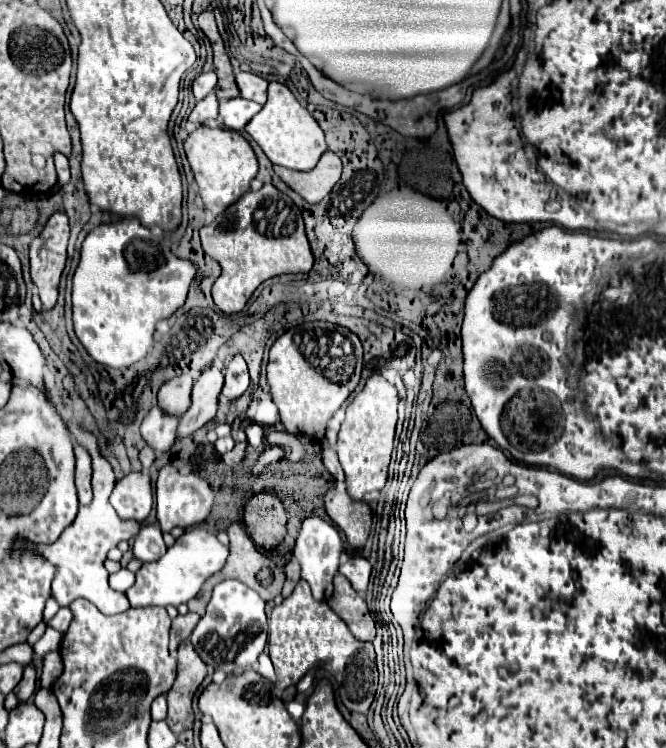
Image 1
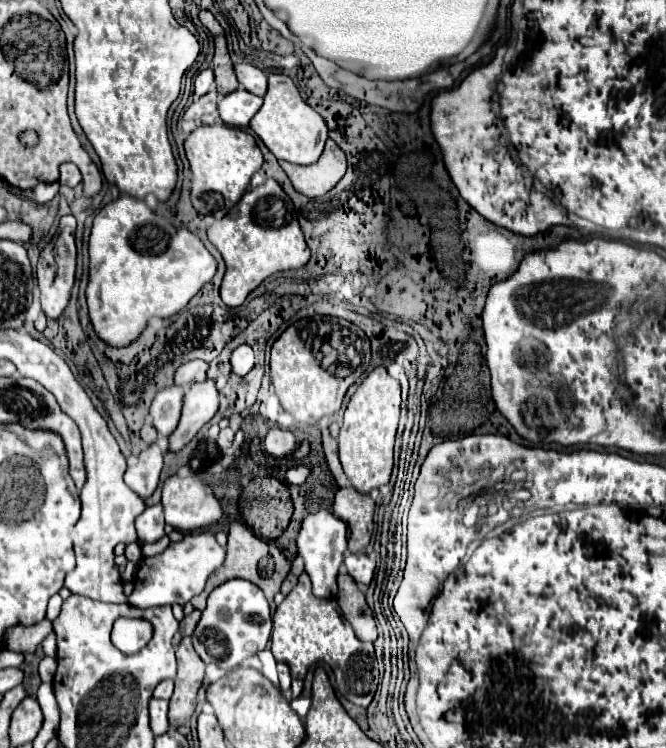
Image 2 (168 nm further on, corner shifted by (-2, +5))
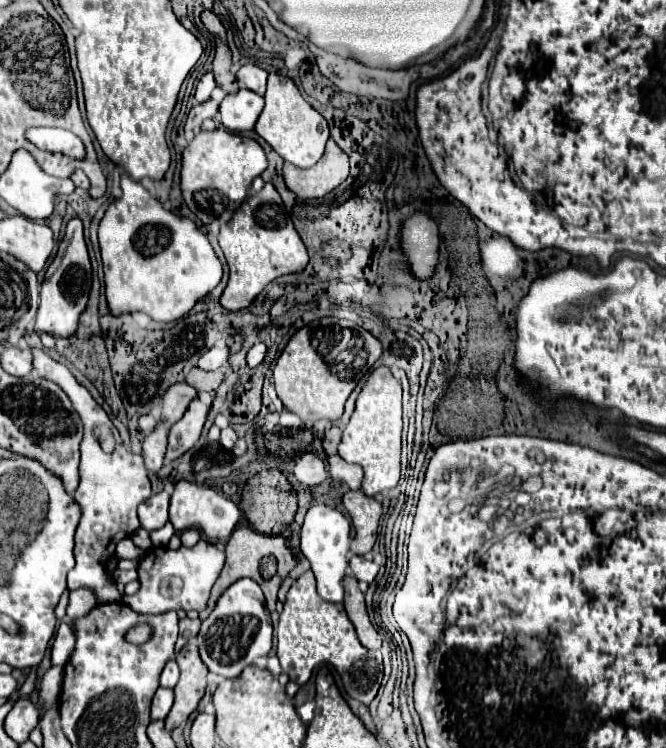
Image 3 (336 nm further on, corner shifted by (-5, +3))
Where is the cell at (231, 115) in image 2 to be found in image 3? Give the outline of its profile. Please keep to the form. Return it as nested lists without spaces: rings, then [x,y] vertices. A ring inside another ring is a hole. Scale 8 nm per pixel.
[[[241,88],[237,94],[225,96],[219,106],[223,126],[235,132],[253,130],[261,110],[263,110],[263,96],[247,88]]]

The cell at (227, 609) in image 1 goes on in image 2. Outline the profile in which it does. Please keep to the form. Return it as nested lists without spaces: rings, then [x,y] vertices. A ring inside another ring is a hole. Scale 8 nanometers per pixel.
[[[230,580],[208,596],[208,606],[202,612],[202,618],[192,634],[192,642],[198,656],[206,664],[214,662],[224,670],[232,670],[240,666],[246,656],[264,650],[270,640],[270,632],[272,616],[264,592],[248,580]]]

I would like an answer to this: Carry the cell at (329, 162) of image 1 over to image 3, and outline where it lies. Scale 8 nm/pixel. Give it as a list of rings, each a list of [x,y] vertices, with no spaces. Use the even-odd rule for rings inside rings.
[[[335,140],[327,142],[323,158],[313,168],[297,168],[293,164],[285,164],[283,178],[291,192],[295,192],[303,200],[323,198],[331,190],[335,190],[349,176],[349,158],[335,144]]]

